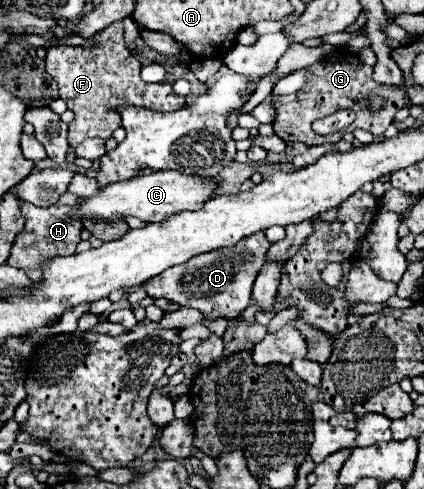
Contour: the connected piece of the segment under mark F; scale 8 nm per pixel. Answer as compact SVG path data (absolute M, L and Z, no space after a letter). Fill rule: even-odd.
M113 22L105 30L97 32L91 46L55 46L47 50L47 72L59 84L59 94L65 100L67 108L73 110L75 120L69 124L69 146L77 148L85 138L111 138L111 132L121 126L119 116L111 116L111 108L119 104L135 104L157 112L171 112L185 106L185 98L173 92L173 78L167 78L163 84L147 84L141 80L141 62L127 50L121 36L121 22Z

